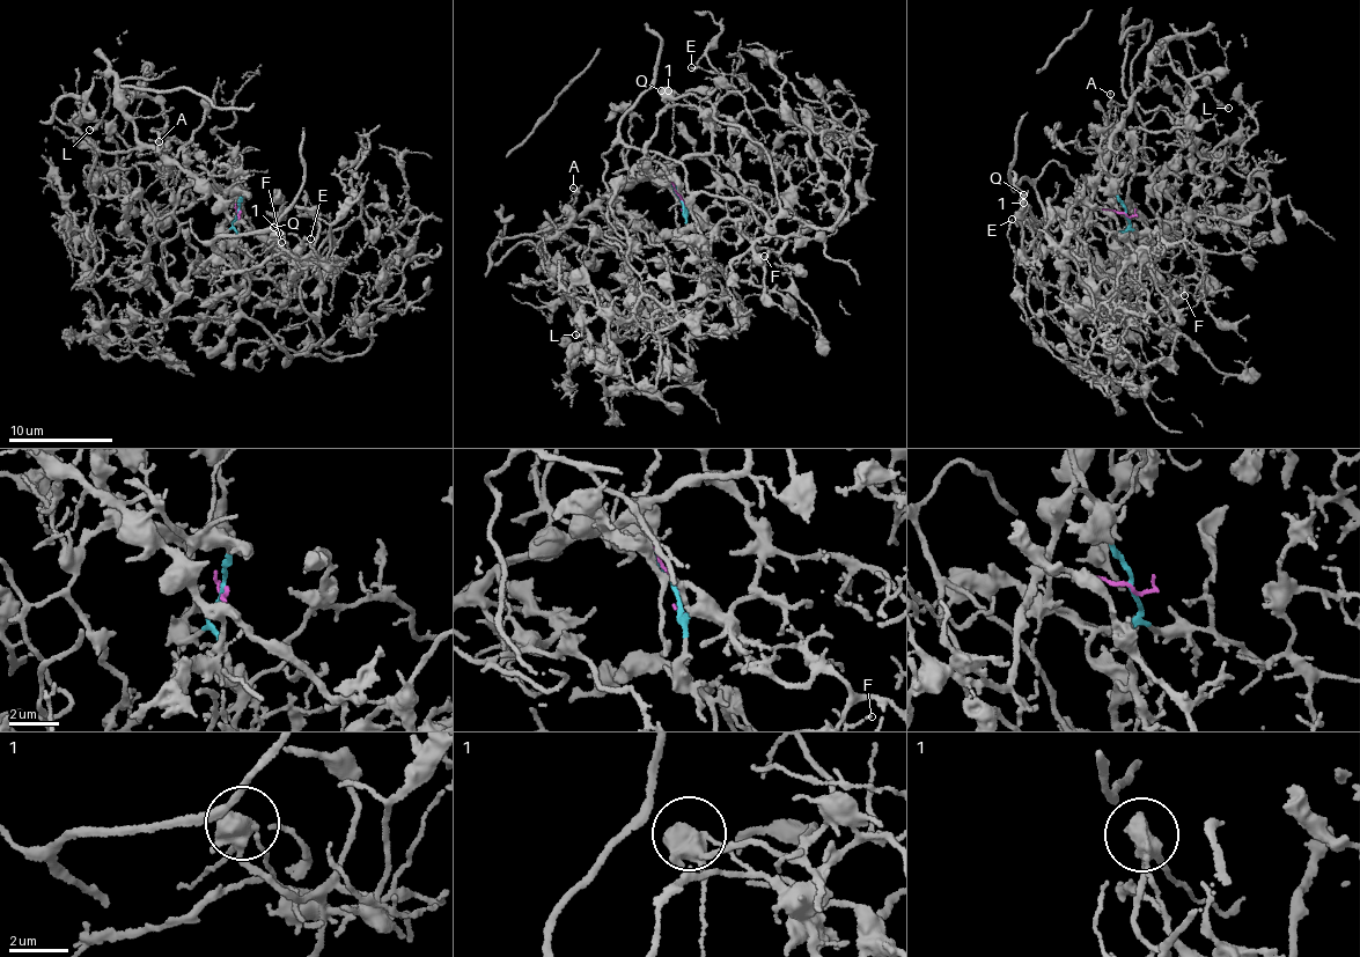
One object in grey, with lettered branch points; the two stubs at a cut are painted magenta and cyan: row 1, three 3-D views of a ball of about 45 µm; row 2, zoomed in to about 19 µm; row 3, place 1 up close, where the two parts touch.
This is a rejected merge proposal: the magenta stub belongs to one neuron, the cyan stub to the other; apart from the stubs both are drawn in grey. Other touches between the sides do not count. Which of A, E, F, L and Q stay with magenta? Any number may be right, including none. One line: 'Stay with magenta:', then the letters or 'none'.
Stay with magenta: A, E, L

